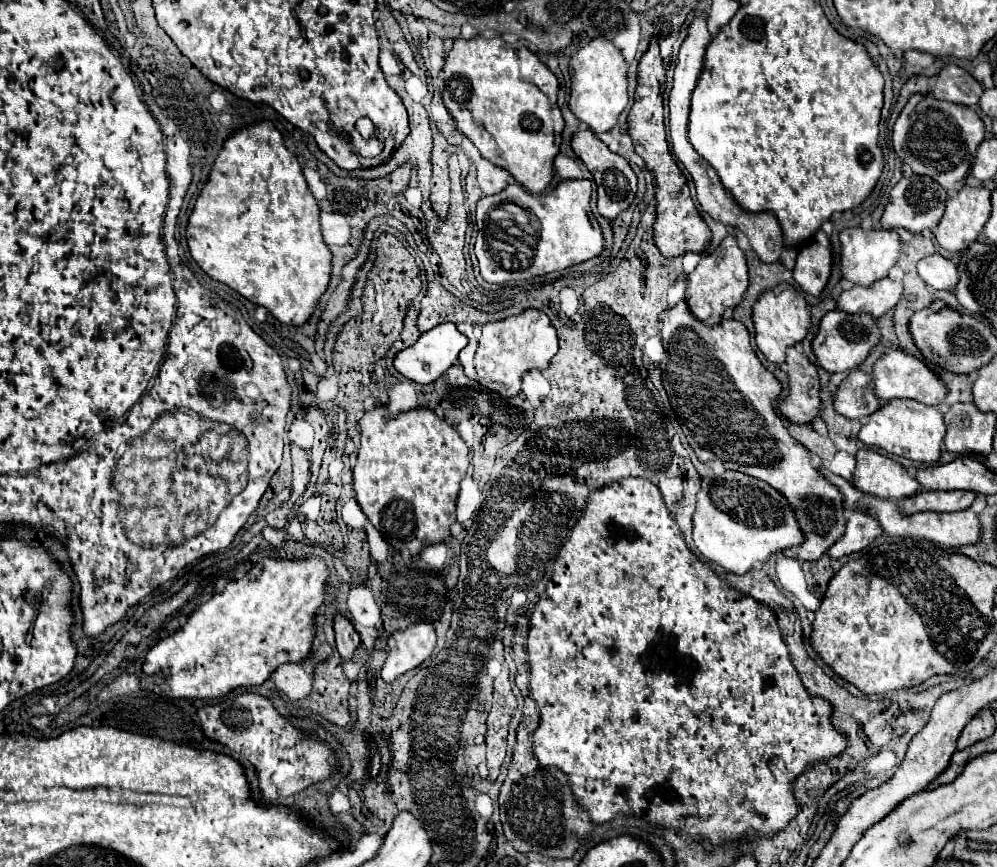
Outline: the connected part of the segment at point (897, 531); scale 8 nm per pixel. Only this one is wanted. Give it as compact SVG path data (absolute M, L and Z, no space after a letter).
M824 465L818 467L820 475L824 479L828 479L832 485L836 485L840 489L840 493L844 495L844 509L852 509L852 511L864 511L868 515L872 515L874 519L878 519L880 527L884 533L892 535L892 537L916 537L916 539L924 539L930 541L934 545L940 547L960 547L960 545L970 545L978 541L980 535L980 523L978 517L972 509L966 511L954 511L954 513L934 513L934 511L922 511L922 513L912 513L906 515L898 509L898 503L894 501L886 501L880 497L874 497L870 493L864 493L860 489L856 489L850 481L846 481L840 475L834 475L832 471L828 471Z

